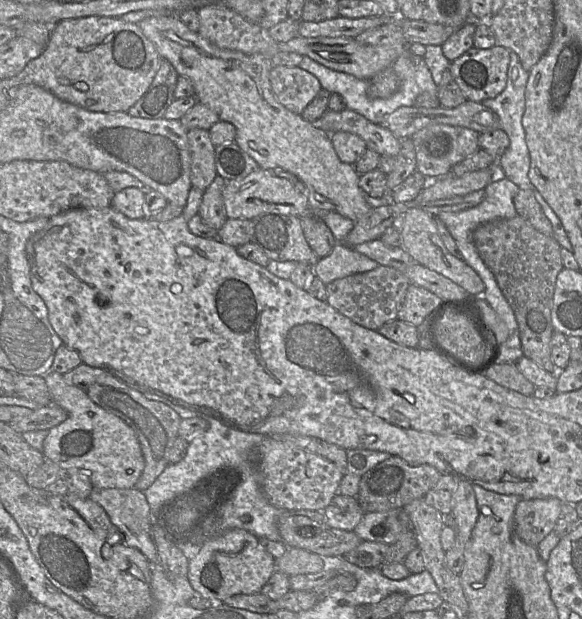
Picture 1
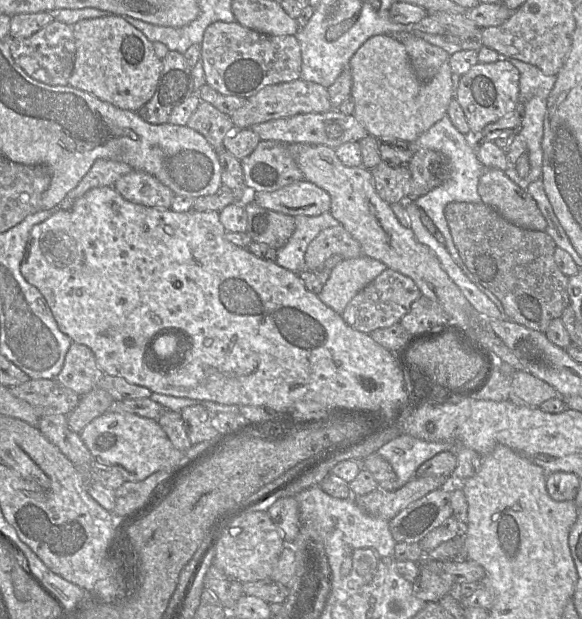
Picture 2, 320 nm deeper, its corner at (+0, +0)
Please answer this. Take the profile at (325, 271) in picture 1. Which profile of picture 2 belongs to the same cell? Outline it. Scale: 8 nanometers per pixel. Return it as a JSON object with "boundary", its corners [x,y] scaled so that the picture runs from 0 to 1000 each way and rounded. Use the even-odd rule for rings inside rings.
{"boundary":[[[629,414],[589,420],[569,435],[564,454],[545,478],[588,509],[603,483],[663,433],[656,423]]]}

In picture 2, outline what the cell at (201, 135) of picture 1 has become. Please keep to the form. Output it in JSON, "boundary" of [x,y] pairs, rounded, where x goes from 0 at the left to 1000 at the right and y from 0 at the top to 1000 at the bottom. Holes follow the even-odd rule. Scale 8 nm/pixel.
{"boundary":[[[345,162],[320,204],[349,218],[371,246],[385,241],[383,226],[405,210],[393,186]]]}

